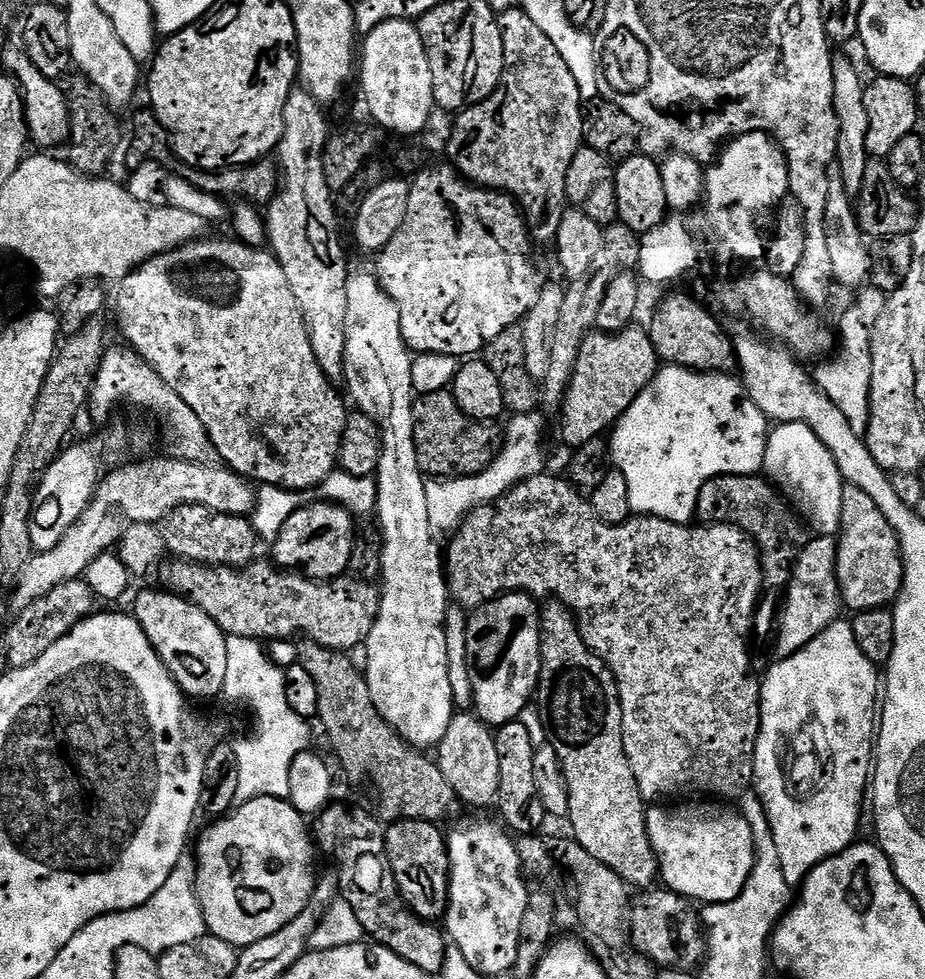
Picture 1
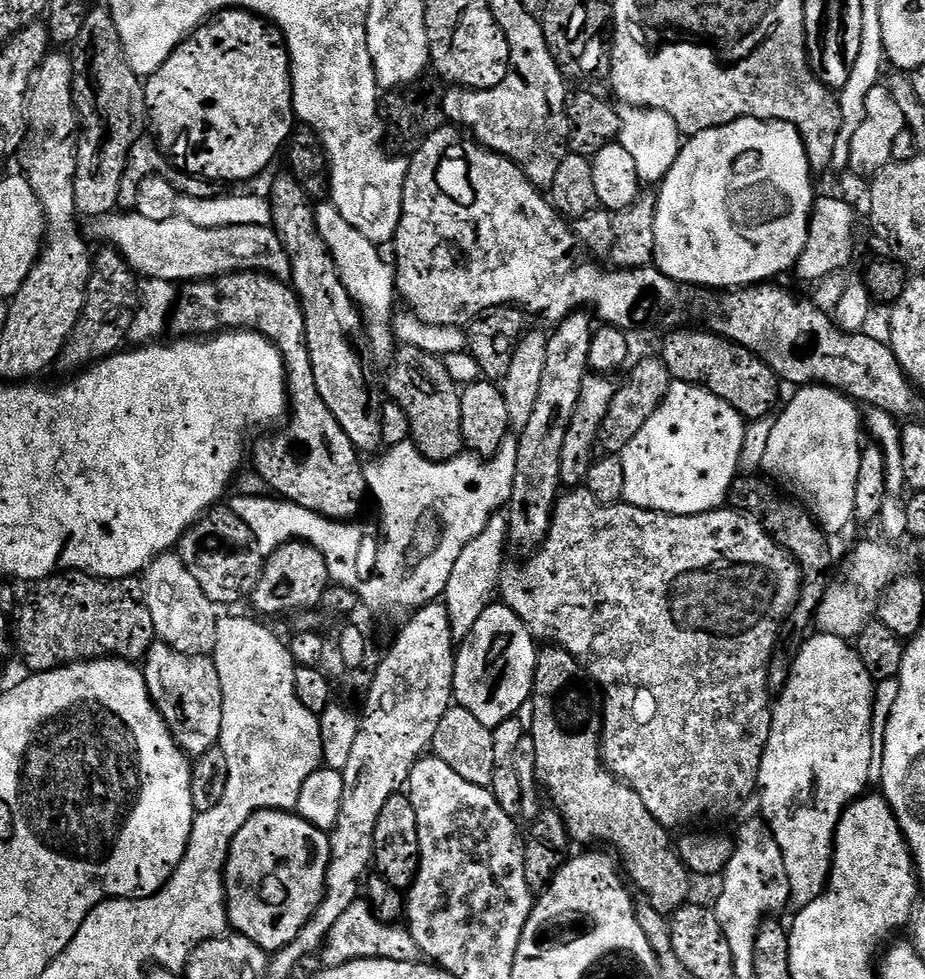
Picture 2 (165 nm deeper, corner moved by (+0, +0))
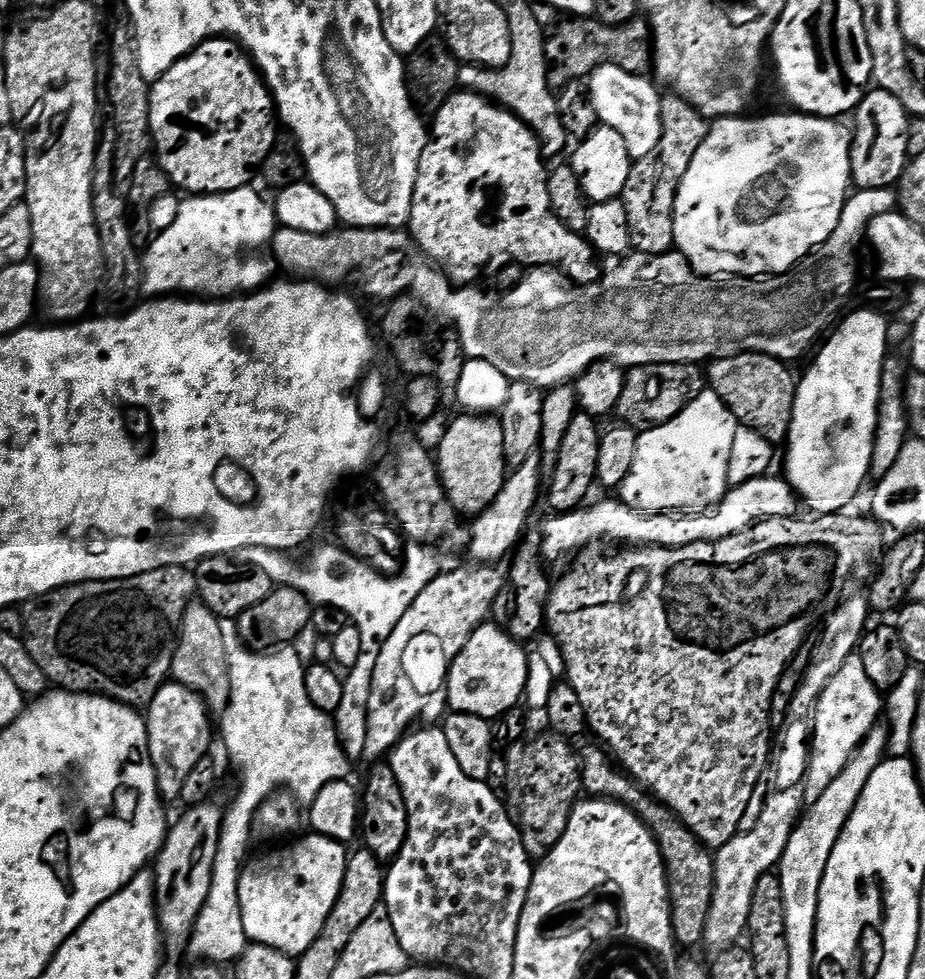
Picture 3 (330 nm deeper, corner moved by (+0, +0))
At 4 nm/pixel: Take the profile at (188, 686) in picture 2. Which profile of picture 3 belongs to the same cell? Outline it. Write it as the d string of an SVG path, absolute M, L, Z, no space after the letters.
M165 682L146 706L148 749L156 771L161 801L179 801L190 770L194 770L194 766L198 766L198 762L209 755L212 732L214 736L214 720L211 718L213 719L210 709L202 697L194 690L175 682Z

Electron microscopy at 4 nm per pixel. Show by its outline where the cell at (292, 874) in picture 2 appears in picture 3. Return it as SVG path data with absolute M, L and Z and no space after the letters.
M301 835L301 840L289 848L268 852L257 860L249 859L240 869L238 882L242 924L249 941L265 944L293 958L310 950L314 938L322 934L322 926L326 926L326 918L330 918L330 910L338 902L350 855L341 841L307 835Z

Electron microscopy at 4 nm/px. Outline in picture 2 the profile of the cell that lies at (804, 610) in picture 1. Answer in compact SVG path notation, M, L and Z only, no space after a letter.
M866 540L859 546L848 564L848 580L829 583L814 621L820 632L852 642L863 628L873 623L883 591L905 571L904 558L895 549L897 547L879 541Z

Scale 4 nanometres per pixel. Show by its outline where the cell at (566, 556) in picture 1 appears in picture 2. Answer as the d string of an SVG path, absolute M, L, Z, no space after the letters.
M581 486L565 491L552 511L548 538L527 557L524 565L511 564L500 574L498 596L502 603L530 630L537 641L564 648L600 687L604 697L604 730L600 733L600 759L608 769L635 790L638 798L663 828L688 830L693 826L708 826L711 820L735 817L740 807L756 792L756 779L762 754L772 729L772 709L768 691L768 663L776 649L776 639L792 608L800 601L802 573L796 559L763 528L760 521L721 506L714 512L693 516L671 516L651 512L633 504L603 504Z

